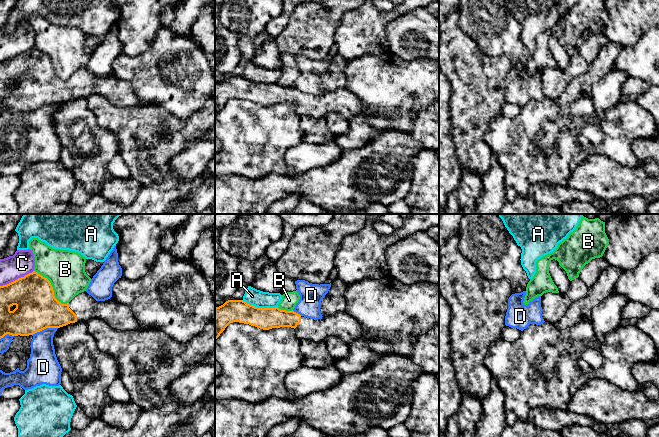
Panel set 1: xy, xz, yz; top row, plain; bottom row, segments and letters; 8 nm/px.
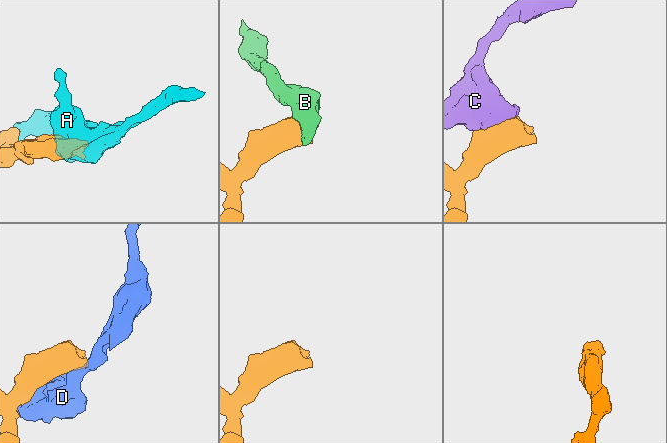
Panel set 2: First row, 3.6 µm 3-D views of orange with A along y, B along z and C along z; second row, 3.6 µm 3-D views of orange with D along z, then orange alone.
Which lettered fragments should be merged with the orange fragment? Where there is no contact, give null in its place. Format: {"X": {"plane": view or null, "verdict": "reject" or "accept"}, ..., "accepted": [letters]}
{"A": {"plane": "xz", "verdict": "reject"}, "B": {"plane": "xy", "verdict": "reject"}, "C": {"plane": "xy", "verdict": "reject"}, "D": {"plane": "xy", "verdict": "reject"}, "accepted": []}

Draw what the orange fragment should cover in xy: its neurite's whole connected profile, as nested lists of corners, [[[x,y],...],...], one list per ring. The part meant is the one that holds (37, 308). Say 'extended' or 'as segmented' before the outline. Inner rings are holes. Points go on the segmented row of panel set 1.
extended; [[[35,271],[7,285],[0,286],[0,339],[7,334],[12,336],[29,336],[46,328],[60,328],[70,323],[87,322],[92,318],[105,321],[115,330],[138,331],[142,329],[130,308],[117,302],[112,297],[105,301],[96,301],[91,295],[84,291],[76,295],[69,303],[62,304],[55,298],[50,281]]]

